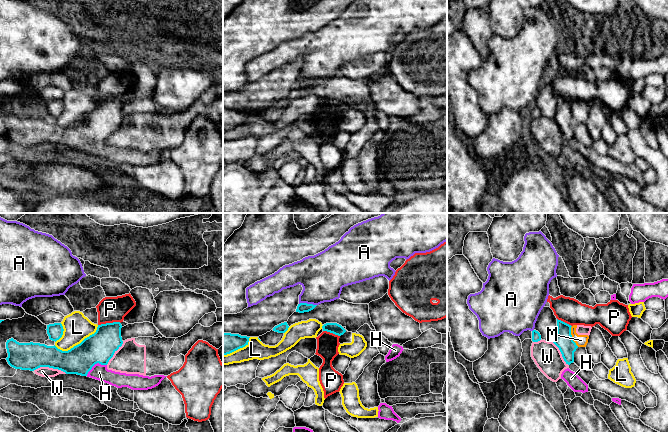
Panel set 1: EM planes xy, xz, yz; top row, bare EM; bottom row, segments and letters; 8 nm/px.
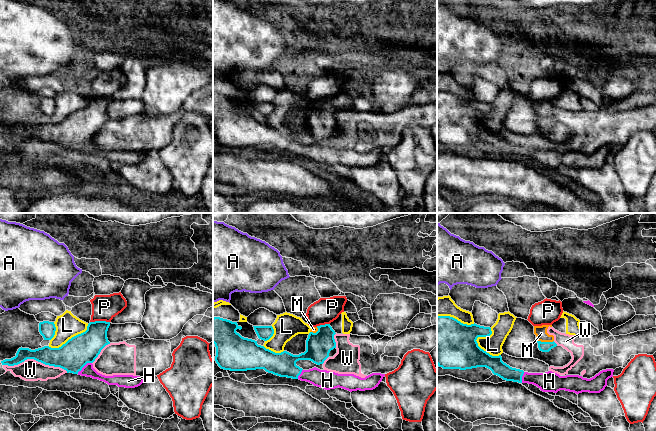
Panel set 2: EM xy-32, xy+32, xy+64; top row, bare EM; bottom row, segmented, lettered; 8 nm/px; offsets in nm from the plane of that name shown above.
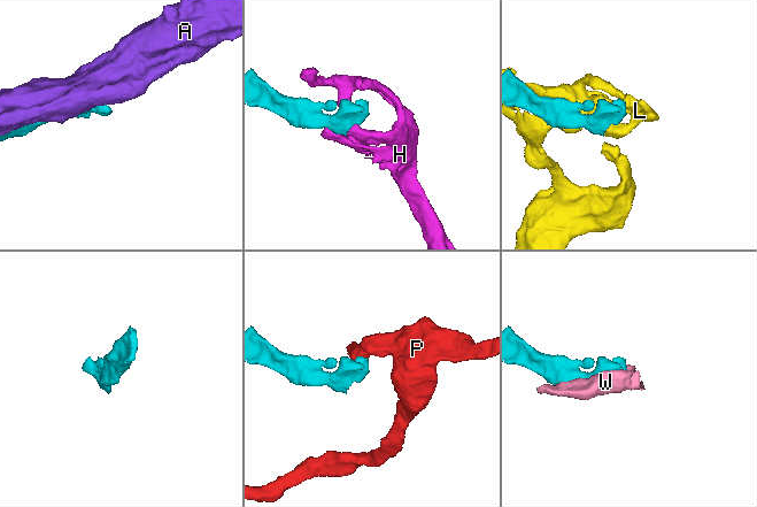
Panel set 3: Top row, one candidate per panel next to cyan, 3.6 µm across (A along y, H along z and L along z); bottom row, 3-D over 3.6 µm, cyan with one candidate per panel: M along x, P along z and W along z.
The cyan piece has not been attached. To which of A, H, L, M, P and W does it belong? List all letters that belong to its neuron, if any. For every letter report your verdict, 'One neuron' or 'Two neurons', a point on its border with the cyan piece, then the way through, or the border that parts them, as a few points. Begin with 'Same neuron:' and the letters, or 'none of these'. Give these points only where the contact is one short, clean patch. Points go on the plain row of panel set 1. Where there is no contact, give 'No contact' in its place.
Same neuron: H
A: Two neurons. Touches cyan at xz (308, 80)
H: One neuron. Touches cyan at xy (95, 139). Path across: xy (99, 123), (95, 127), (95, 139), (99, 148)
L: Two neurons. Touches cyan at xy (78, 120)
M: Two neurons. Touches cyan at yz (571, 112). Boundary: yz (571, 102), (571, 114), (578, 122)
P: Two neurons. Touches cyan at xy (109, 99). Boundary: xy (120, 98), (106, 98), (98, 101)
W: Two neurons. Touches cyan at xy (50, 143)

